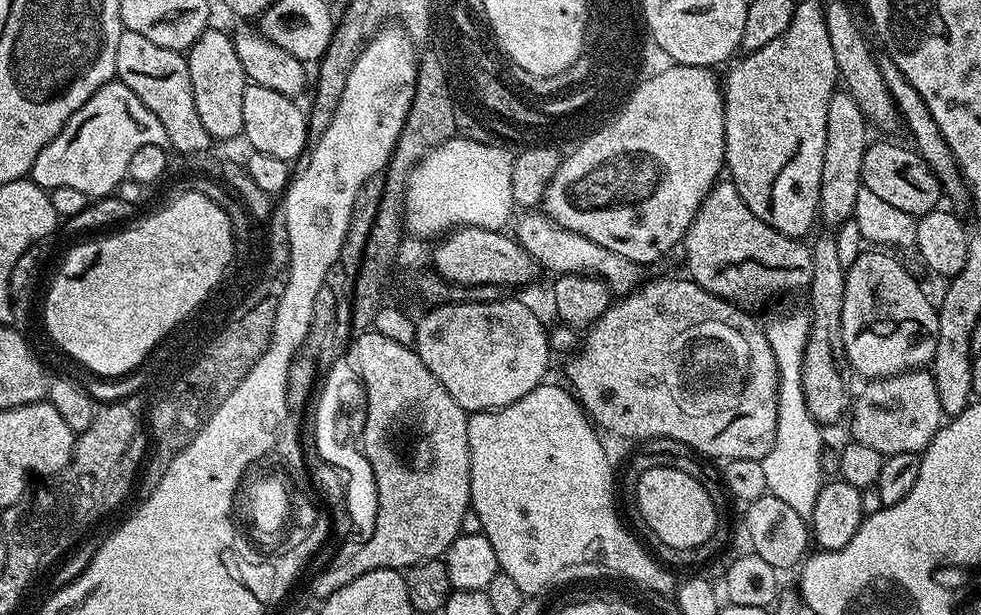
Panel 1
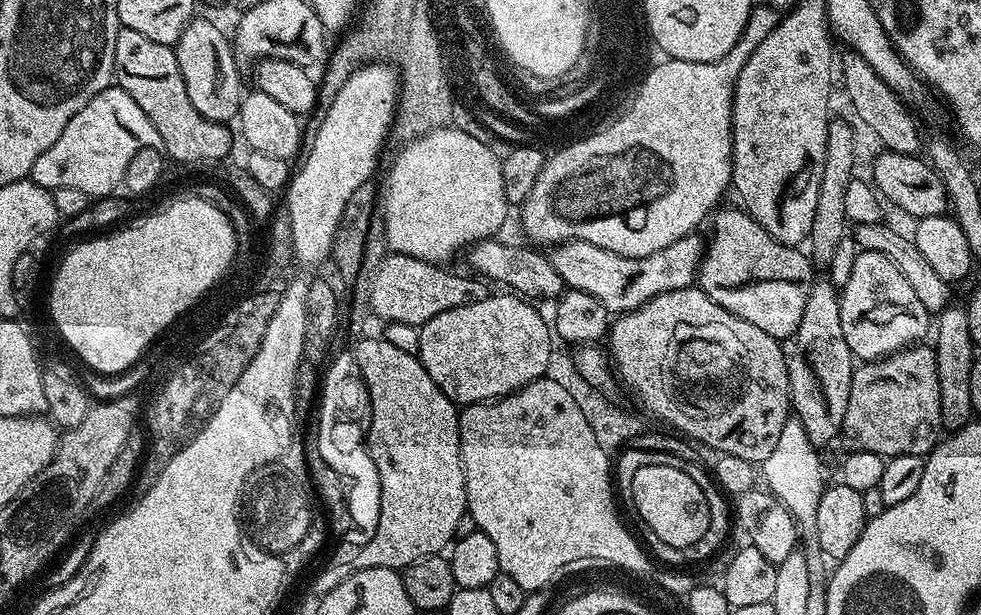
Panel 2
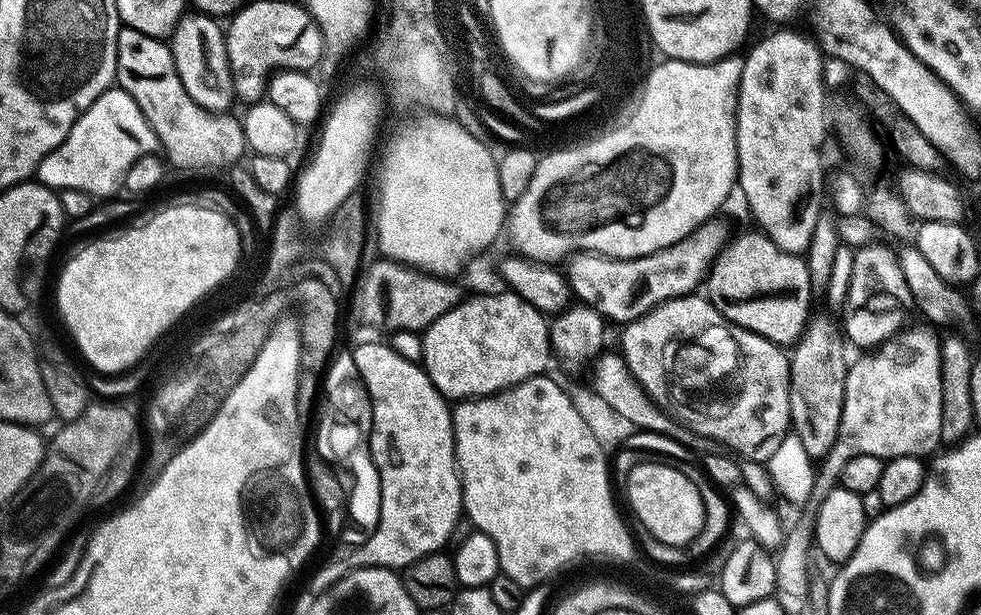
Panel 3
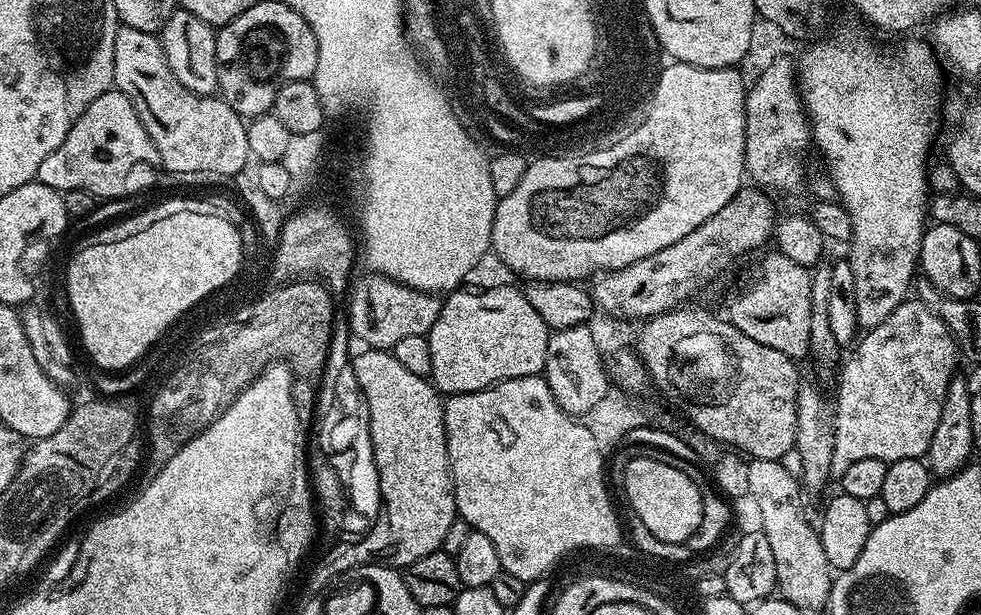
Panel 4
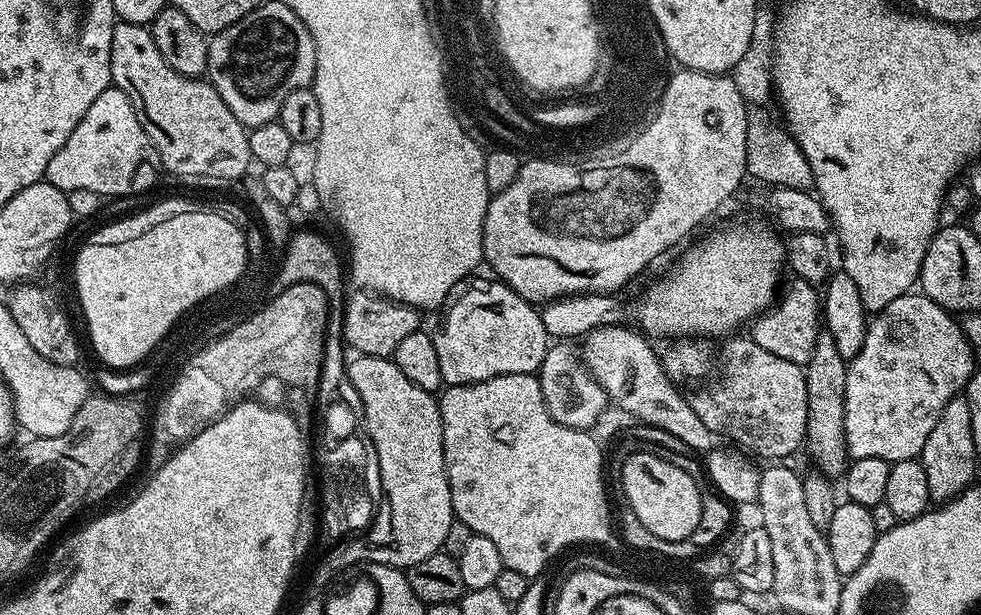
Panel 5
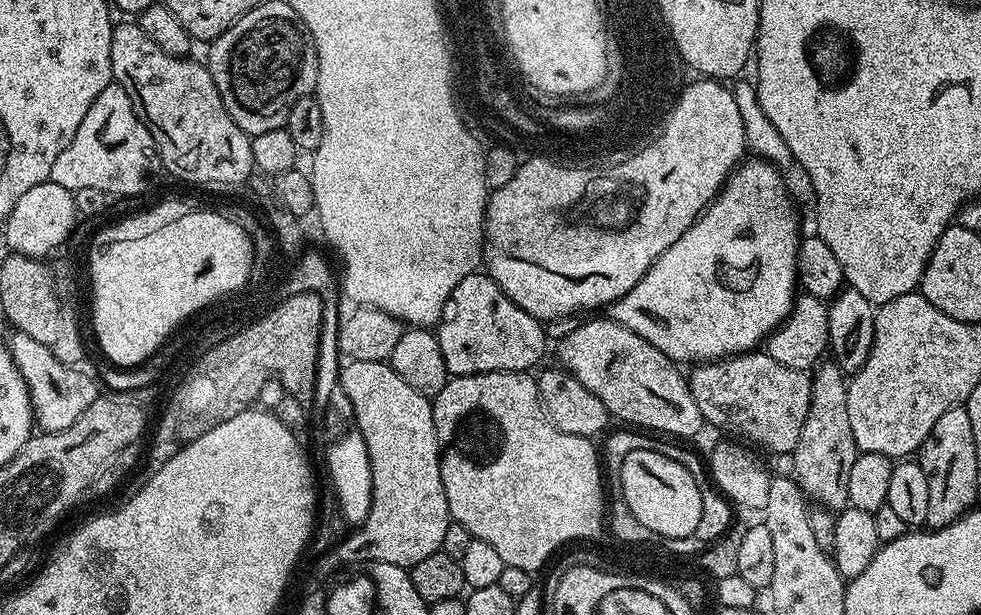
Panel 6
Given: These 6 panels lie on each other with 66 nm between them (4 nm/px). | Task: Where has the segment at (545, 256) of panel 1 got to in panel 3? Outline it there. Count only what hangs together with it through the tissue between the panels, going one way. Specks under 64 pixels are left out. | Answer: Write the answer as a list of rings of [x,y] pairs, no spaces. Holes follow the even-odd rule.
[[[720,219],[707,220],[686,234],[686,238],[674,242],[674,246],[666,246],[662,250],[654,250],[654,254],[638,258],[615,260],[609,256],[598,256],[595,252],[576,253],[566,264],[568,286],[573,297],[599,312],[605,321],[617,320],[617,325],[623,326],[642,318],[662,302],[693,295],[699,289],[696,287],[705,283],[720,252],[730,241],[728,224]]]

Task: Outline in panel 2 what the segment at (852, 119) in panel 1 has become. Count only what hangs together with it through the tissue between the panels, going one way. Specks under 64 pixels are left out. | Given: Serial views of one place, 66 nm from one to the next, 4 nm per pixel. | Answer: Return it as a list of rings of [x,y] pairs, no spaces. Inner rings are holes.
[[[836,118],[831,119],[827,130],[827,154],[823,164],[822,183],[819,186],[817,209],[808,239],[808,246],[812,248],[810,258],[817,267],[831,265],[838,242],[845,237],[844,228],[848,226],[845,214],[845,190],[853,179],[853,168],[854,132],[848,123]]]

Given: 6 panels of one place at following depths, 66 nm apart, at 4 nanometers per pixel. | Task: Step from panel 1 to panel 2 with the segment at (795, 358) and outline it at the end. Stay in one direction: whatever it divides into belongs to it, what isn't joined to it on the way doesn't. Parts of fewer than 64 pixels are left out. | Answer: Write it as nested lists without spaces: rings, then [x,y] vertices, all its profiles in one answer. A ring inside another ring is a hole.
[[[789,418],[782,426],[782,434],[778,437],[778,446],[774,446],[774,454],[770,454],[770,458],[762,462],[763,487],[781,501],[788,515],[804,526],[816,520],[820,495],[826,487],[824,472],[820,469],[820,460],[816,454],[817,447],[808,441],[806,430],[799,420]]]

